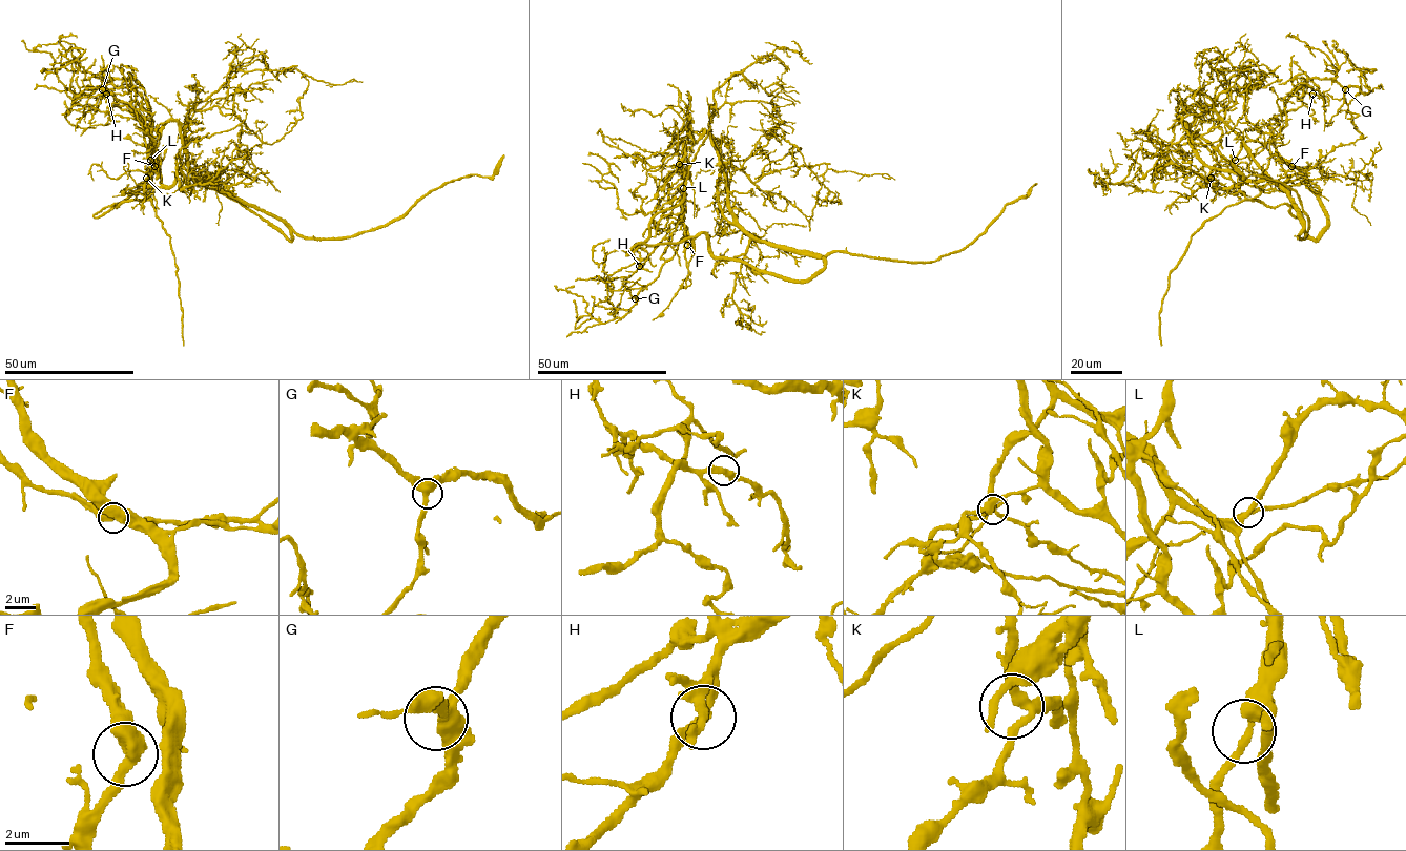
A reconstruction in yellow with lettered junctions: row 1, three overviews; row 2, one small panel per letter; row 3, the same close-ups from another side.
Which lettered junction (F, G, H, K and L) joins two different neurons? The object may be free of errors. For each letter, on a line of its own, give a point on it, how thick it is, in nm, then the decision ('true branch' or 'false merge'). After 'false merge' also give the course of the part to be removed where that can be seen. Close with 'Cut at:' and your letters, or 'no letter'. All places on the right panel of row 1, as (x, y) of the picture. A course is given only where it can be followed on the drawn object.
F: at (1291, 166); 440 nm thick; true branch
G: at (1345, 89); 360 nm thick; true branch
H: at (1313, 94); 300 nm thick; true branch
K: at (1211, 178); 260 nm thick; true branch
L: at (1235, 160); 200 nm thick; true branch
Cut at: no letter

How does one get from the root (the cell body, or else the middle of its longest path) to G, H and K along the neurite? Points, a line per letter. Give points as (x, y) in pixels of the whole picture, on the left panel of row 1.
G: (200, 182), (179, 174), (171, 186), (161, 183), (150, 106), (138, 83), (130, 78), (111, 79), (102, 89)
H: (200, 182), (179, 174), (171, 186), (164, 186), (148, 129), (135, 116), (116, 104), (112, 92), (107, 94)
K: (200, 182), (179, 174), (171, 186), (164, 186), (158, 166), (151, 161), (151, 141), (153, 161), (146, 178)

